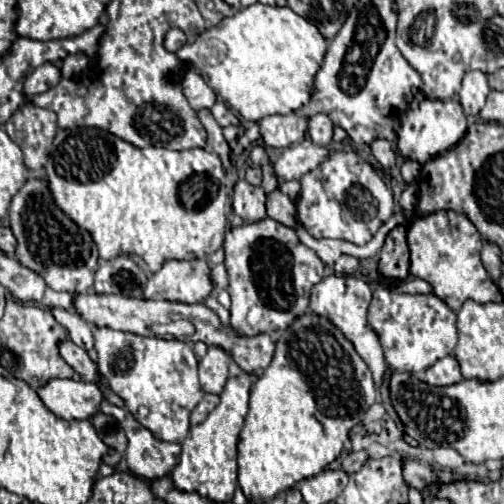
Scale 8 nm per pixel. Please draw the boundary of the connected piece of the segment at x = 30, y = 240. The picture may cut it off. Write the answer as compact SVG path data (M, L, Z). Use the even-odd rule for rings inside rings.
M31 178L15 194L9 206L11 230L17 238L17 258L23 266L41 274L49 288L65 290L71 294L83 294L93 286L93 274L97 272L97 246L71 218L67 218L51 198L51 192L43 180Z

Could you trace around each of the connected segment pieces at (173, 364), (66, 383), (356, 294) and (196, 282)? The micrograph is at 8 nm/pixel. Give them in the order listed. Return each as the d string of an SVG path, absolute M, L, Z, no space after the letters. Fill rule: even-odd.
M93 326L93 338L99 354L99 372L107 378L111 390L123 398L127 410L149 428L155 438L181 444L189 436L189 414L203 398L197 358L191 346L181 340L145 338L97 326ZM139 408L147 408L147 418L139 418Z
M49 380L47 384L37 388L39 398L45 406L65 420L85 420L91 418L103 400L103 392L97 384L81 382L81 380Z
M329 276L329 278L323 278L317 286L313 286L309 308L321 318L329 318L329 322L333 322L345 334L345 338L349 342L353 342L357 354L369 366L375 386L381 388L383 376L387 370L387 362L385 362L385 356L381 350L381 342L379 342L377 334L373 334L373 328L369 326L369 320L367 320L371 296L373 296L373 290L363 280L357 280L353 276Z
M169 260L161 270L153 272L147 280L145 298L151 300L173 300L173 302L203 302L213 290L209 276L209 264L199 260L199 270L195 262L189 260Z

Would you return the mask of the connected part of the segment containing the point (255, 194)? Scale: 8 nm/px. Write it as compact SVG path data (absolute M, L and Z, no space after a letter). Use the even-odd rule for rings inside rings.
M247 180L235 184L233 210L245 222L255 222L265 218L265 192L257 186L251 186Z

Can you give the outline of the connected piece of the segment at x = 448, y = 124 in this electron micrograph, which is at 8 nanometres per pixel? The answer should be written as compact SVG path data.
M423 100L415 110L409 110L401 118L401 126L397 130L397 150L401 156L417 160L419 164L425 164L429 158L435 158L437 154L443 154L445 150L453 148L467 130L467 116L457 100Z

